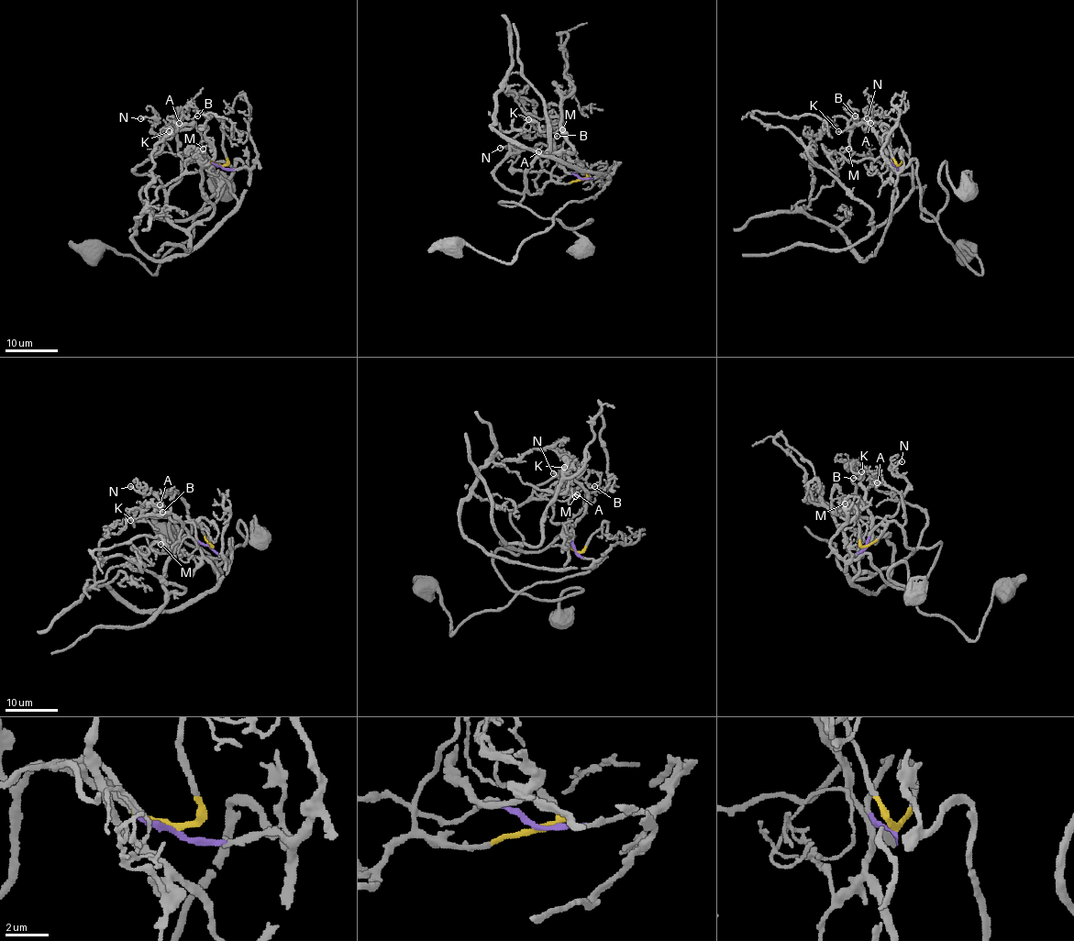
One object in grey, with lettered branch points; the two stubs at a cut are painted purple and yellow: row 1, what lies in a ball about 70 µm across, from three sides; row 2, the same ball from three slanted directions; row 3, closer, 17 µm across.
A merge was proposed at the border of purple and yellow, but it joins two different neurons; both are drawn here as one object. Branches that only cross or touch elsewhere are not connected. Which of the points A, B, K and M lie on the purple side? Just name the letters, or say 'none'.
A, B, K

